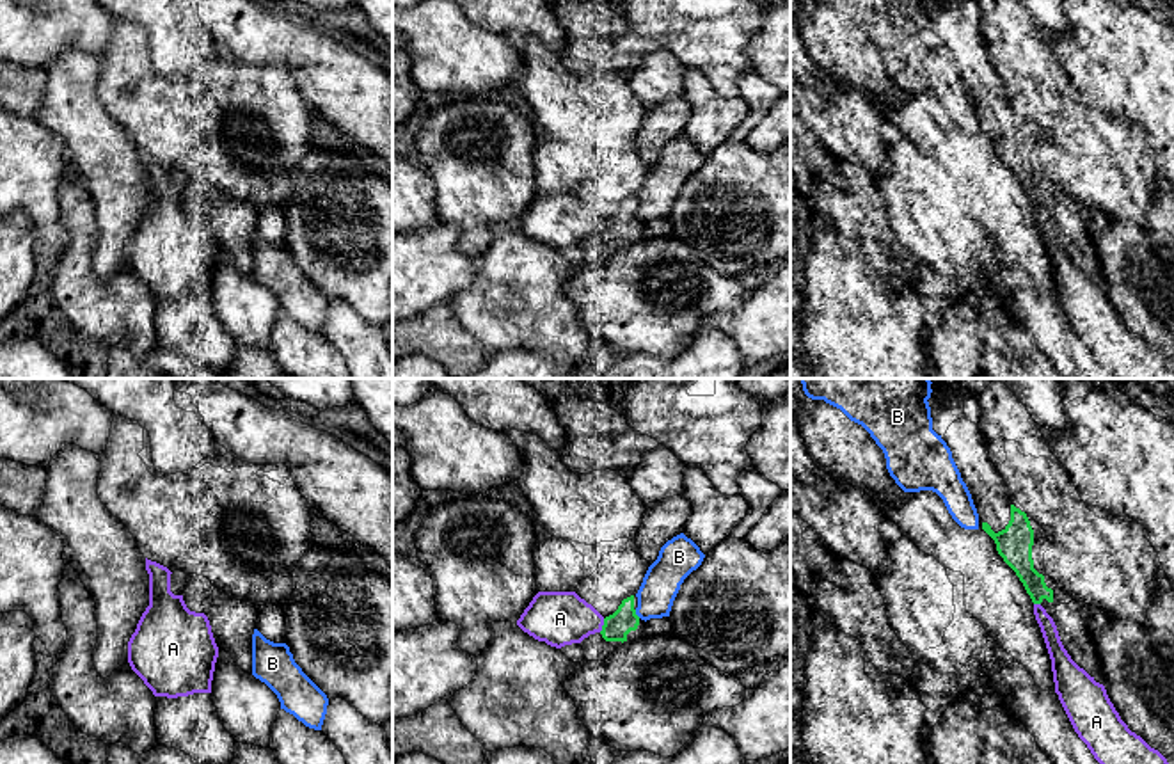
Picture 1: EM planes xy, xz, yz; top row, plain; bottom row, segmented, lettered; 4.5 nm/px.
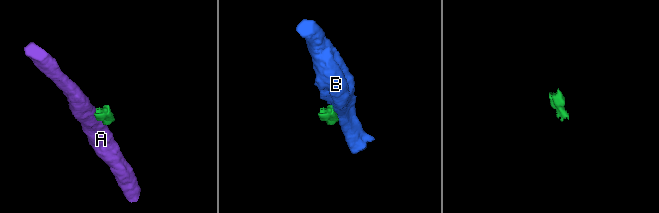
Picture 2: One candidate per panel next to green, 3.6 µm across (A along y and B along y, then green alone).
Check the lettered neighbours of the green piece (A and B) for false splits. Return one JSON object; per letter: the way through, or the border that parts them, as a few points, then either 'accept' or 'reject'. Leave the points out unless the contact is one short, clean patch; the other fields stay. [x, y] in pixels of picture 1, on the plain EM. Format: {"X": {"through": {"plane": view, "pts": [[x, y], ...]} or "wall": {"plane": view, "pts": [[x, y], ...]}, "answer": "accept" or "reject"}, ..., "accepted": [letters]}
{"A": {"answer": "reject"}, "B": {"answer": "reject"}, "accepted": []}

